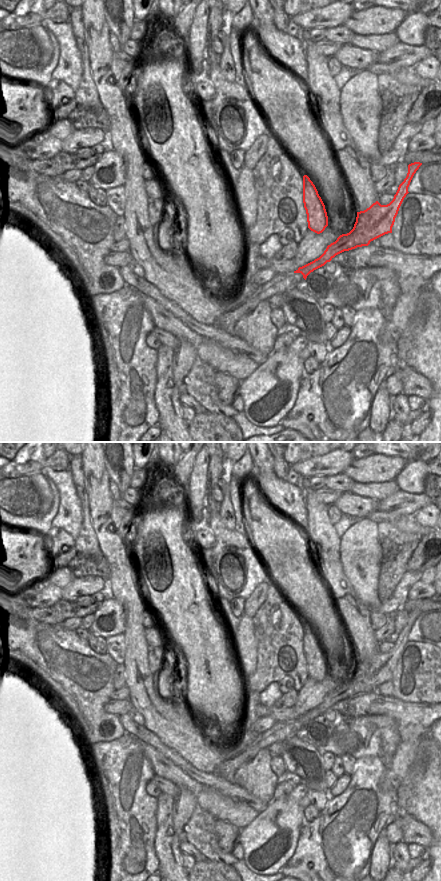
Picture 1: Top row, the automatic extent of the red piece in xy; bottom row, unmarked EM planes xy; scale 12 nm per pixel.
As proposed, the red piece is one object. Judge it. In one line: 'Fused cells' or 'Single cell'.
Single cell.

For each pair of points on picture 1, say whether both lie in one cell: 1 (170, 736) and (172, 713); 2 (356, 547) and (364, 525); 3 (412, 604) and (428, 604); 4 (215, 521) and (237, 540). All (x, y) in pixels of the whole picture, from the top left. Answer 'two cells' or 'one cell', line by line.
1: one cell
2: one cell
3: one cell
4: one cell

